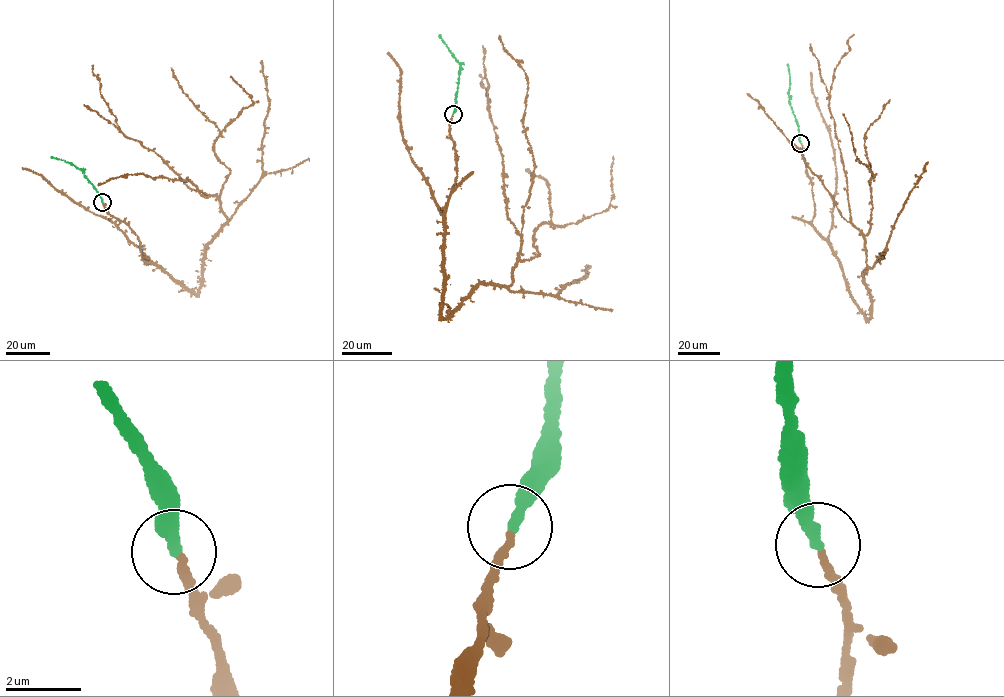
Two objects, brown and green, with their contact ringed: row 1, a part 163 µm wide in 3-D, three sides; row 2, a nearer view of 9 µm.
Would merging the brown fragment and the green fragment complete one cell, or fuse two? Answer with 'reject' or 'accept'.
accept

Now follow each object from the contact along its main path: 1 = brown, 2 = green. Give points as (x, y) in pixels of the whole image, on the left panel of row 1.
1: (102, 202), (142, 258), (197, 294), (205, 247), (228, 220), (220, 198), (125, 136), (93, 65)
2: (102, 202), (83, 171), (50, 157)

